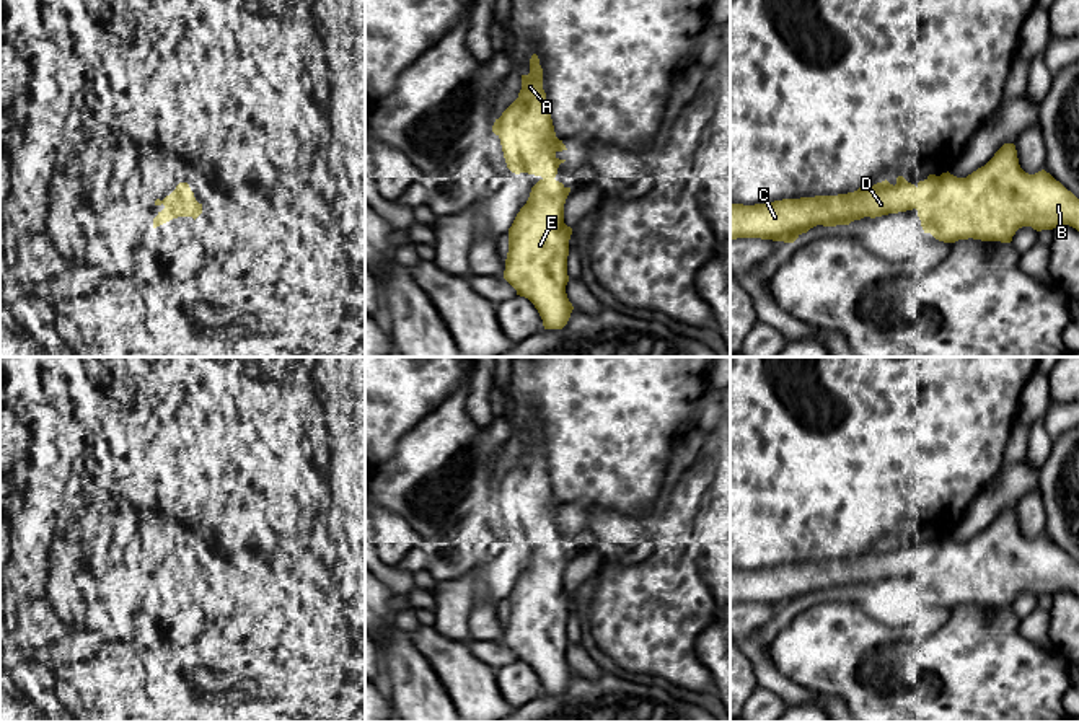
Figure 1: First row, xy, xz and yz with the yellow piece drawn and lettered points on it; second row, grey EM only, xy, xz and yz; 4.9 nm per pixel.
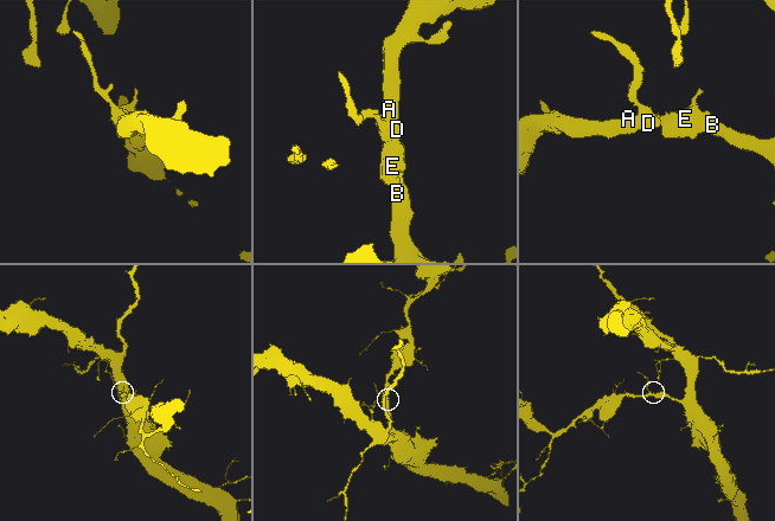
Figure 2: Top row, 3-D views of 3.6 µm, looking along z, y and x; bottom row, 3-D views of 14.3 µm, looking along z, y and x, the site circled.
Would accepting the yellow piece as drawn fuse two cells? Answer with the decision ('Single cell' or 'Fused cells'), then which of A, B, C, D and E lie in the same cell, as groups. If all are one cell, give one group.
Single cell. Groups: A B C D E

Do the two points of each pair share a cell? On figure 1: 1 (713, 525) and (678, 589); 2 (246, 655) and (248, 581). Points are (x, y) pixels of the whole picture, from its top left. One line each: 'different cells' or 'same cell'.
1: different cells
2: same cell

